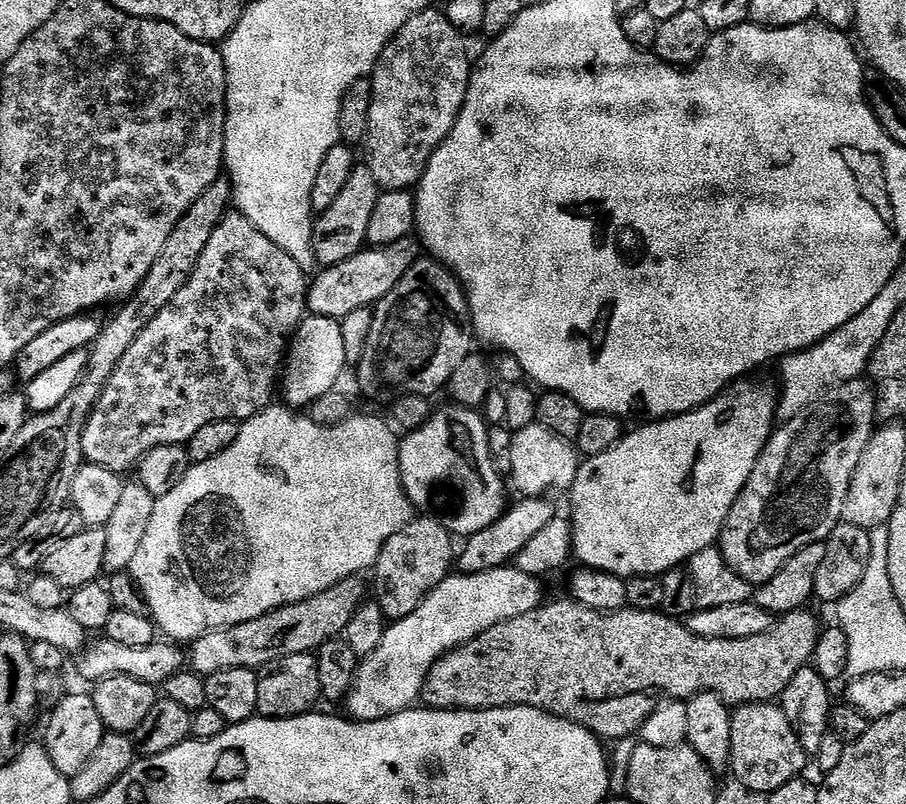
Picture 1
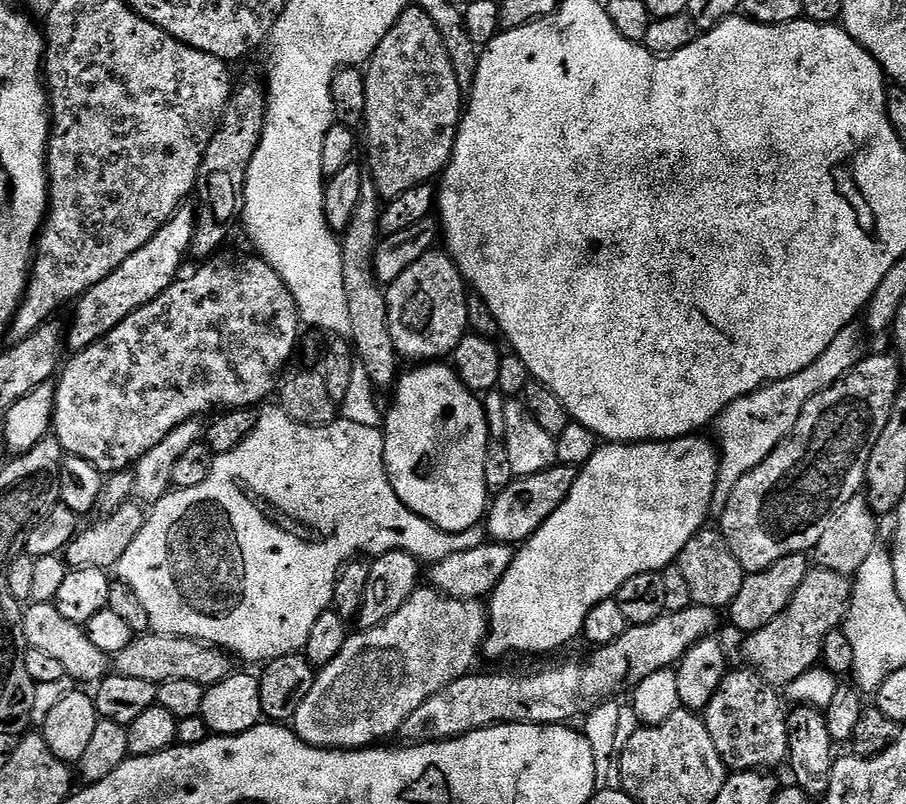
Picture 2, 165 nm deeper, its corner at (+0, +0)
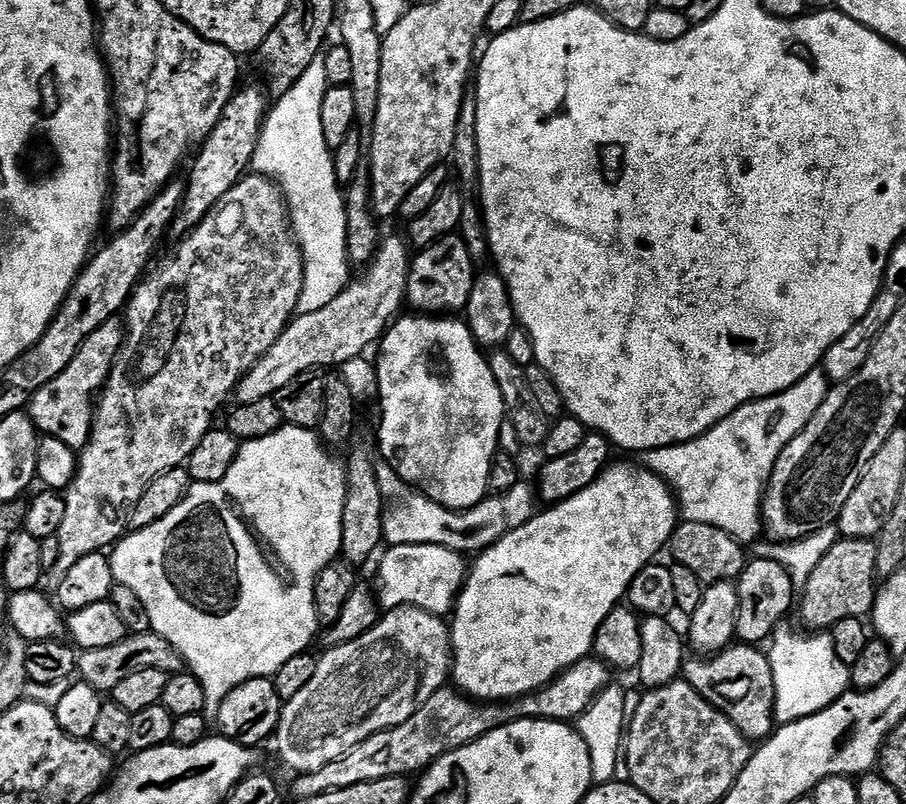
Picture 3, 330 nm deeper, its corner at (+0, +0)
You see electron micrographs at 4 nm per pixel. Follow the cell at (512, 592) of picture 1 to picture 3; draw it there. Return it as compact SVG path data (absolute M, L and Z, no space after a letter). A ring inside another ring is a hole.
M393 608L385 611L376 625L362 634L362 638L327 649L323 654L324 657L321 655L317 659L314 678L310 678L305 688L283 705L280 725L270 740L281 762L293 768L296 774L322 770L322 766L334 762L334 758L350 754L350 750L366 742L366 738L402 726L406 718L413 716L437 690L449 683L452 634L445 617L435 616L421 608Z

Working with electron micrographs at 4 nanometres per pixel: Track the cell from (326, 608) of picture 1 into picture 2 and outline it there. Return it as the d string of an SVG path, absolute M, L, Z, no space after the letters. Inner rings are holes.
M152 630L149 633L149 636L137 635L126 650L115 653L114 668L119 675L143 678L157 686L170 678L190 678L190 682L211 686L222 682L234 671L233 657L223 648L190 636L172 636L167 630Z

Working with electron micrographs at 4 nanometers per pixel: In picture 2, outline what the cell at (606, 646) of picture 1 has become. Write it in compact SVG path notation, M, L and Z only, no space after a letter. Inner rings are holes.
M813 567L806 574L802 586L798 586L798 594L794 594L790 606L786 606L770 626L747 633L744 656L749 661L745 661L780 686L802 678L802 674L821 663L826 634L847 621L848 608L852 605L852 588L853 581L849 577L829 568Z

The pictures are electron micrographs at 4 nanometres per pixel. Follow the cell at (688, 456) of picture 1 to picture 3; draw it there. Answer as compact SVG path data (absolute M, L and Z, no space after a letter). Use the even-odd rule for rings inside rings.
M616 464L604 469L600 477L586 490L574 494L569 500L553 504L537 511L530 522L518 526L510 534L506 534L497 544L484 549L471 561L468 569L468 579L464 588L456 598L456 607L450 613L450 631L452 634L452 670L450 680L465 696L477 702L511 702L531 692L539 692L551 680L561 676L567 668L574 666L580 660L589 659L593 651L595 635L602 626L603 619L627 597L630 582L646 565L653 563L660 551L669 547L672 531L678 523L678 506L668 484L658 474L648 468L636 464Z

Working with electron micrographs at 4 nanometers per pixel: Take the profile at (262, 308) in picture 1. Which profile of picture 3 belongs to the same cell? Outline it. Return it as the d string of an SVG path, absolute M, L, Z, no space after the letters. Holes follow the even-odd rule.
M119 319L107 320L82 346L78 346L78 354L74 354L74 362L54 378L54 382L46 382L38 394L29 402L26 409L28 417L34 422L37 432L58 438L58 442L66 442L66 446L74 449L85 448L92 433L92 413L94 397L103 389L112 372L120 347L124 344L125 325Z

